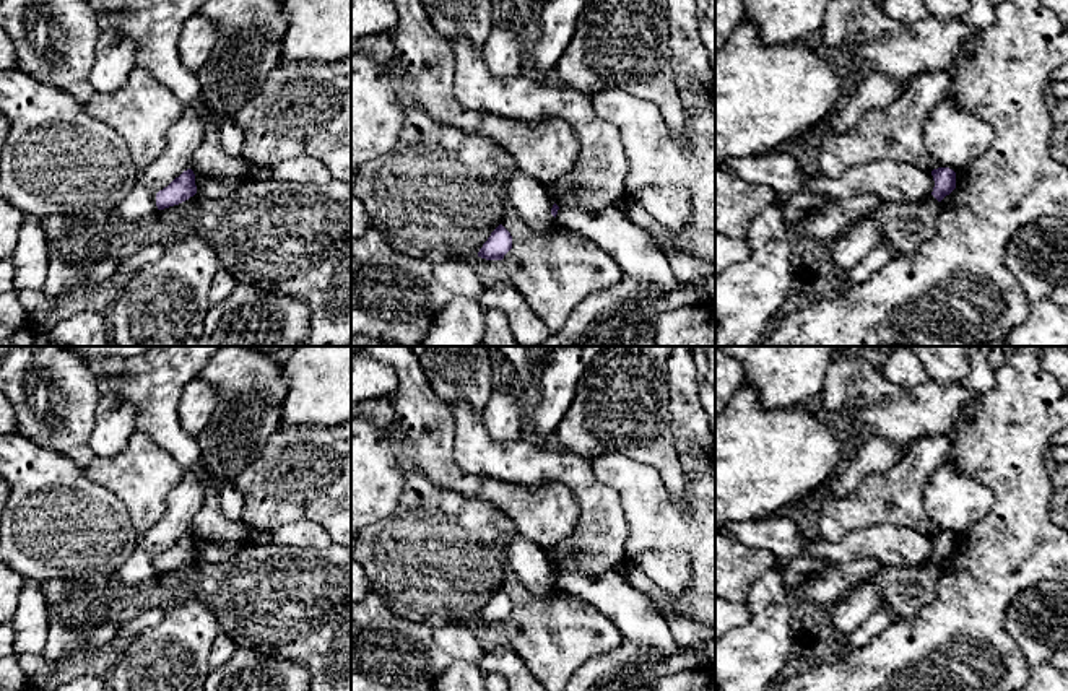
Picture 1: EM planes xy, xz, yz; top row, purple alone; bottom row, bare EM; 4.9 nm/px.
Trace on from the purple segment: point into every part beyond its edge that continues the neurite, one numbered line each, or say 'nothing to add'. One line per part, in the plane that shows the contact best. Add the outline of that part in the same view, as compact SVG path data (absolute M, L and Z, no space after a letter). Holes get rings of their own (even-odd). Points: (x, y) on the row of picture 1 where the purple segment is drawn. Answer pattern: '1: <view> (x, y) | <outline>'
nothing to add

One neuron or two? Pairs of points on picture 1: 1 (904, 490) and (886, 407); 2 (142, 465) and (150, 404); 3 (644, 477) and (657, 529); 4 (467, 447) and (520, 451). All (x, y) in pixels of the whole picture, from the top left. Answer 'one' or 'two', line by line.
1: two
2: two
3: one
4: one

